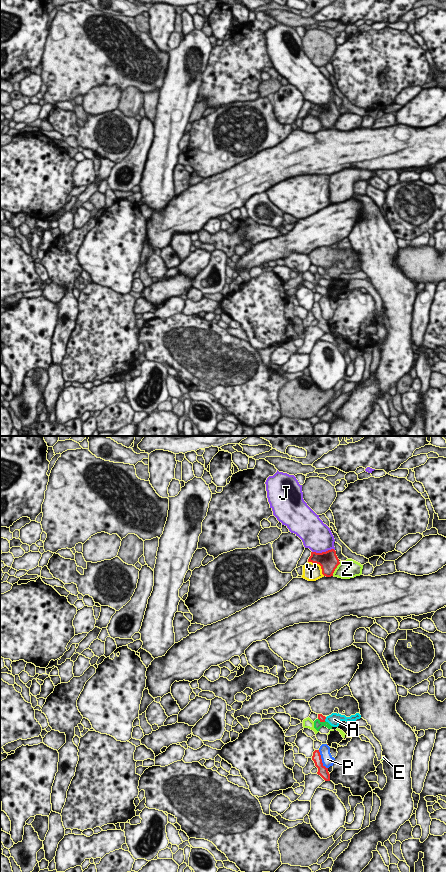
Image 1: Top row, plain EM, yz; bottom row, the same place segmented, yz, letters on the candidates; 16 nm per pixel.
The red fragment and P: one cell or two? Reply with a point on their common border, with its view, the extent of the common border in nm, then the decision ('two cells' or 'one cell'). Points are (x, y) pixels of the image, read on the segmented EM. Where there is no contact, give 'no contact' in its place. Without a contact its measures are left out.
yz (321, 759) | 340 nm | two cells

